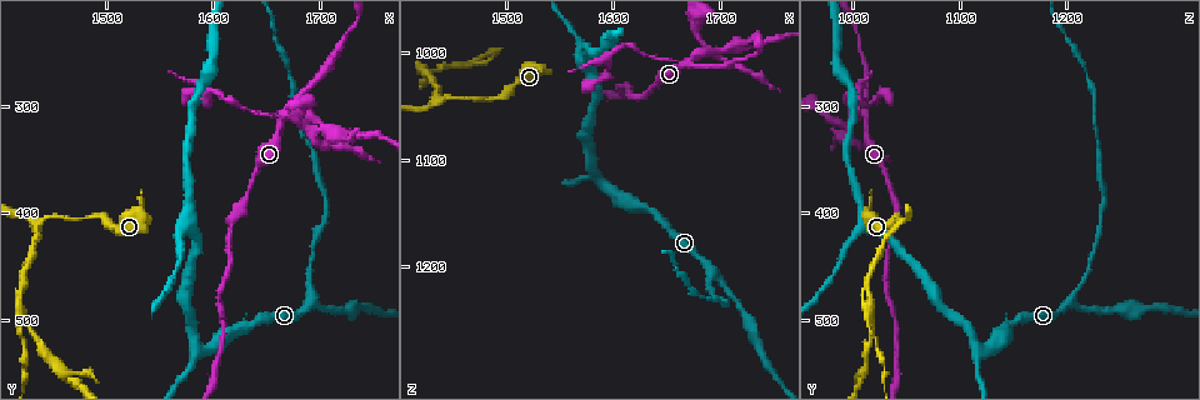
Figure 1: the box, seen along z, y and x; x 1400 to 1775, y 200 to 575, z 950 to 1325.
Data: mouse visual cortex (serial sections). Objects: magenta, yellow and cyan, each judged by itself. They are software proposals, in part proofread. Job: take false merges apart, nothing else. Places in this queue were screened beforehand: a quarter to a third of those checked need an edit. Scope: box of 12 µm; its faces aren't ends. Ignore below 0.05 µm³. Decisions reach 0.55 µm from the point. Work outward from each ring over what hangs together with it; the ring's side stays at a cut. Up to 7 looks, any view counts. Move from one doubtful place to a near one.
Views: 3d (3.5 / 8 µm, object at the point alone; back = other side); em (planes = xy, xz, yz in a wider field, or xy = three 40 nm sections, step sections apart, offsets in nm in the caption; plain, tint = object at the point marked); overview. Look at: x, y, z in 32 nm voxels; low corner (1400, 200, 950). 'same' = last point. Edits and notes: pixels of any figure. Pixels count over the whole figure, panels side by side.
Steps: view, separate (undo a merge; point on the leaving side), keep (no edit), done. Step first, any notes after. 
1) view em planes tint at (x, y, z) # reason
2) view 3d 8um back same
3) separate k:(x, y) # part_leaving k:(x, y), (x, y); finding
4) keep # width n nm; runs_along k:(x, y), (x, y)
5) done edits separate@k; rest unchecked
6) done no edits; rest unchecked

view 3d 3.5um back at (1692, 462, 1214) # thick turns thin

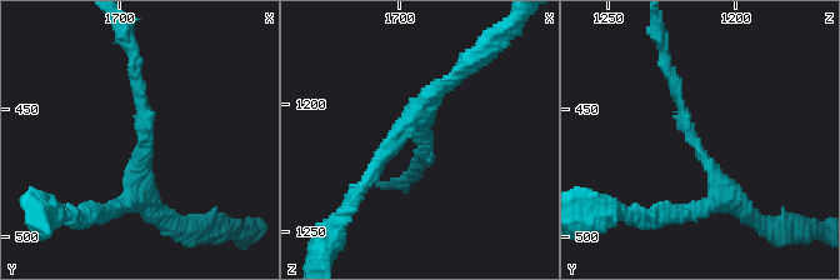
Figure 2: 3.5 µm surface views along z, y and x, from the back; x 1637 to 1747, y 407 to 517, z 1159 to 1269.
view em xy step 5 tint at (1690, 463, 1217) # arm_widths 150, 300 nm; need the tissue

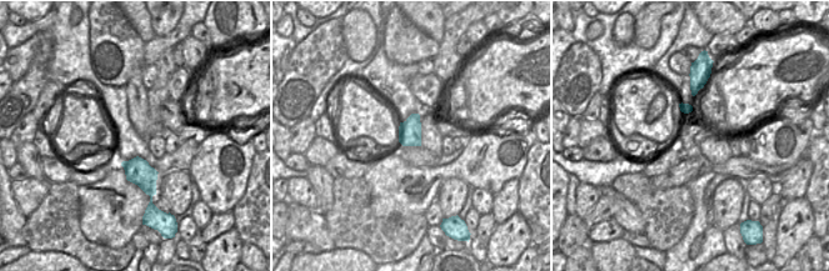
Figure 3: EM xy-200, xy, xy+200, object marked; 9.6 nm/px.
view em planes tint same # another direction

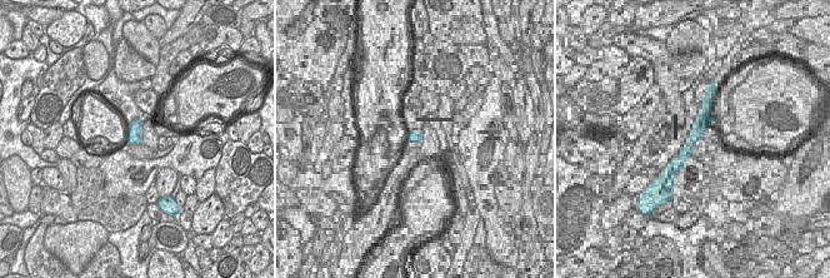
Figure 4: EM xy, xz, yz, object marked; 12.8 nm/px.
keep # runs_along 2:(740, 204), (685, 128), (666, 63); one cell here

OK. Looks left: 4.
view 3d 3.5um at (1442, 408, 1042) # three arms meet

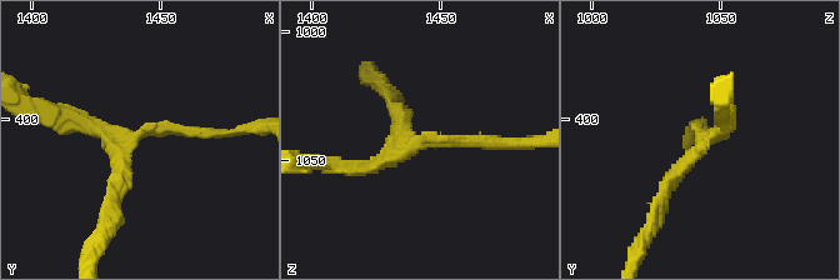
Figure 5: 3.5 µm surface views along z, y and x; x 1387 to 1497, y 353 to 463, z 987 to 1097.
view em xy step 1 tint at (1441, 405, 1043) # arms 3; arm_widths 150, 200, 200 nm

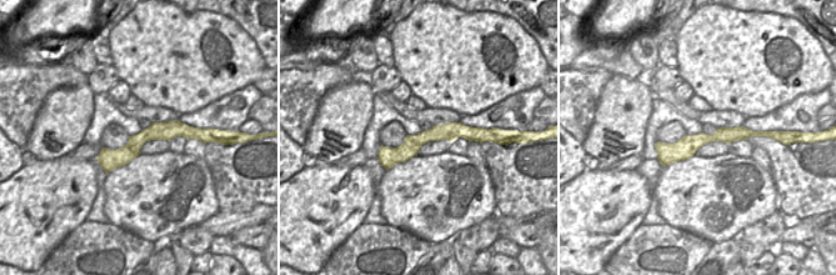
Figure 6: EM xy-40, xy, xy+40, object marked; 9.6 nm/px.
keep # one cell here

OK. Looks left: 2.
view 3d 3.5um at (1666, 310, 1010) # four arms meet

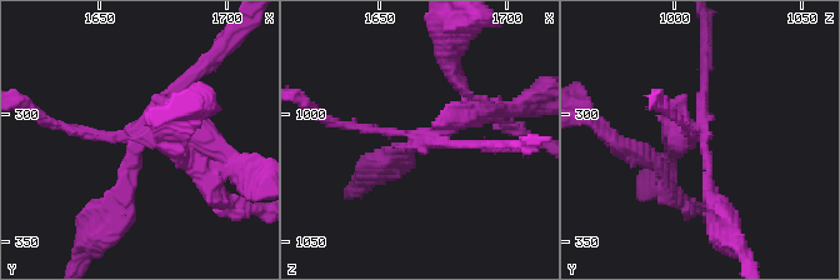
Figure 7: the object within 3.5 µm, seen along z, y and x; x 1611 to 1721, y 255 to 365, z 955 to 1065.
view em planes tint at (1665, 309, 1011)

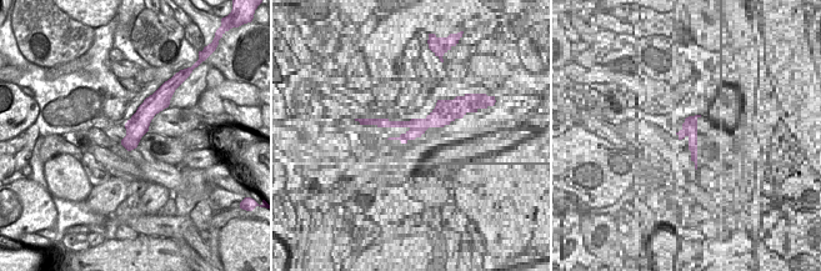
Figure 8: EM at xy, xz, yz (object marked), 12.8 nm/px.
separate 7:(465, 103) # border 8:(141, 120), (140, 123), (148, 130); two cells meet here

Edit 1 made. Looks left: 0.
done edits separate@7; rest unchecked

